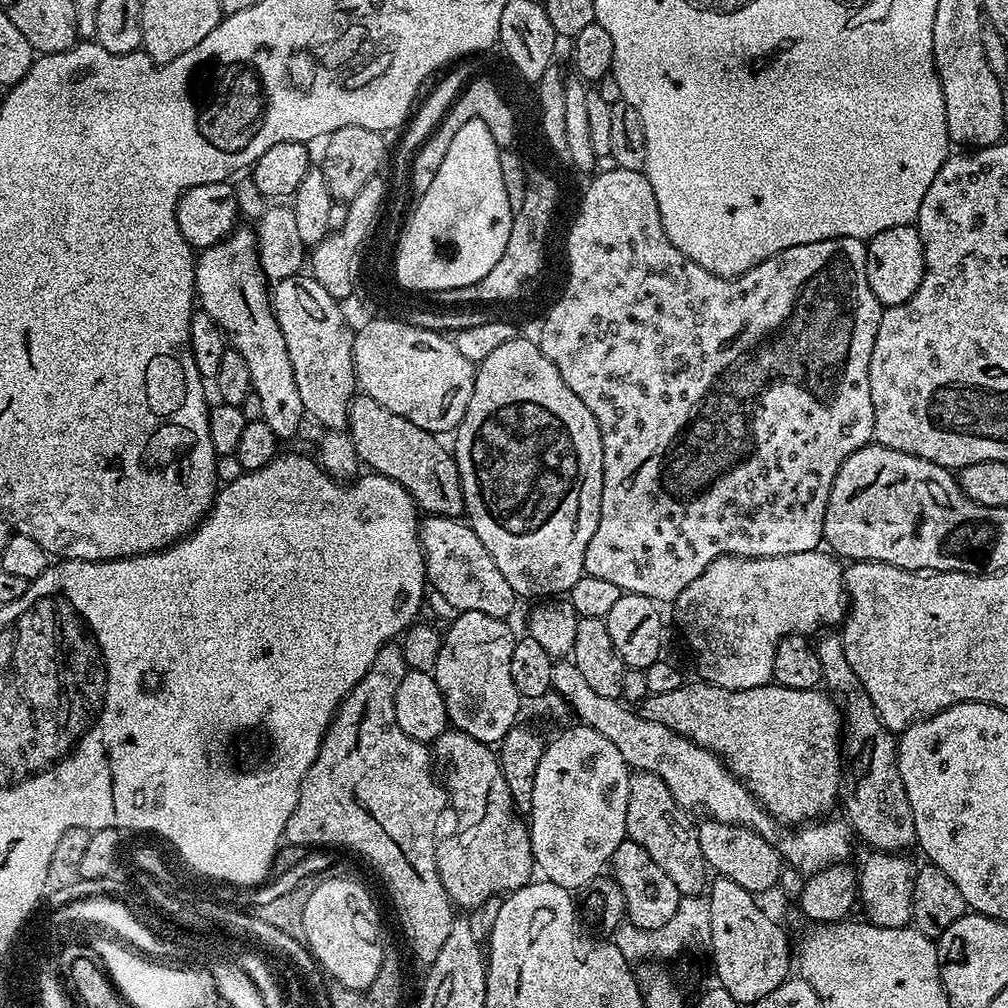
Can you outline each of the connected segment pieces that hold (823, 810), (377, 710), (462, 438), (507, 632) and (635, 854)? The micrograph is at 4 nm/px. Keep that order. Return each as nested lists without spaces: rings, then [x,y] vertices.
[[[685,682],[678,690],[669,690],[667,694],[649,694],[640,701],[638,711],[642,718],[658,722],[666,726],[671,732],[676,732],[679,736],[684,736],[699,748],[710,750],[723,760],[724,765],[736,775],[736,779],[752,791],[752,796],[772,815],[773,820],[780,826],[803,826],[809,822],[815,822],[827,817],[832,807],[837,807],[838,801],[842,796],[842,713],[840,707],[827,691],[820,688],[810,690],[790,690],[786,686],[777,684],[763,684],[754,686],[746,690],[730,691],[728,688],[720,688],[717,684],[707,682]]]
[[[386,643],[382,650],[378,650],[367,674],[341,700],[336,715],[324,731],[318,758],[314,758],[310,770],[306,770],[302,778],[298,806],[294,806],[294,814],[290,814],[286,822],[284,840],[305,846],[348,844],[352,840],[353,846],[368,856],[369,862],[388,883],[388,896],[392,899],[392,908],[396,911],[396,920],[404,931],[409,950],[424,966],[431,966],[450,935],[454,919],[454,905],[448,899],[436,869],[436,823],[444,812],[444,804],[446,808],[446,792],[442,784],[432,777],[429,745],[407,736],[402,726],[398,726],[398,718],[394,718],[394,694],[398,690],[398,682],[402,682],[408,672],[399,643]]]
[[[517,338],[510,342],[498,346],[491,354],[486,354],[486,358],[476,369],[476,381],[474,382],[474,394],[470,394],[470,406],[466,406],[466,414],[462,422],[454,429],[456,436],[456,448],[454,455],[458,474],[460,475],[460,485],[464,495],[464,510],[467,523],[471,524],[474,534],[482,538],[482,546],[494,558],[494,566],[502,570],[502,578],[510,582],[510,586],[515,590],[517,597],[538,596],[534,598],[556,598],[561,594],[566,594],[578,582],[578,578],[584,575],[584,559],[586,558],[586,546],[590,546],[590,538],[594,538],[594,530],[598,530],[598,514],[602,506],[602,438],[598,430],[598,422],[594,422],[594,414],[586,410],[586,402],[562,382],[562,374],[558,374],[558,366],[542,354],[539,343],[535,339],[523,340]]]
[[[461,612],[455,618],[457,620],[449,626],[448,632],[446,628],[443,633],[434,669],[438,690],[442,690],[446,702],[448,723],[457,732],[465,732],[470,734],[470,738],[478,738],[478,742],[496,746],[506,738],[510,729],[517,727],[516,715],[522,705],[520,691],[514,686],[514,678],[510,678],[510,654],[514,654],[518,636],[512,633],[507,619],[499,620],[490,614]]]
[[[629,838],[624,839],[613,852],[611,870],[611,879],[616,880],[622,888],[627,923],[642,930],[658,930],[658,926],[666,926],[666,922],[674,918],[674,910],[678,910],[681,894],[669,875],[650,858],[642,846]]]

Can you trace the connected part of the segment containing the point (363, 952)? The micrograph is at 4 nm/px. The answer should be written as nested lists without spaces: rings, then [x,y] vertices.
[[[321,879],[302,913],[303,943],[312,959],[335,983],[350,990],[363,990],[378,978],[385,941],[380,940],[380,920],[372,909],[372,896],[356,880]]]

